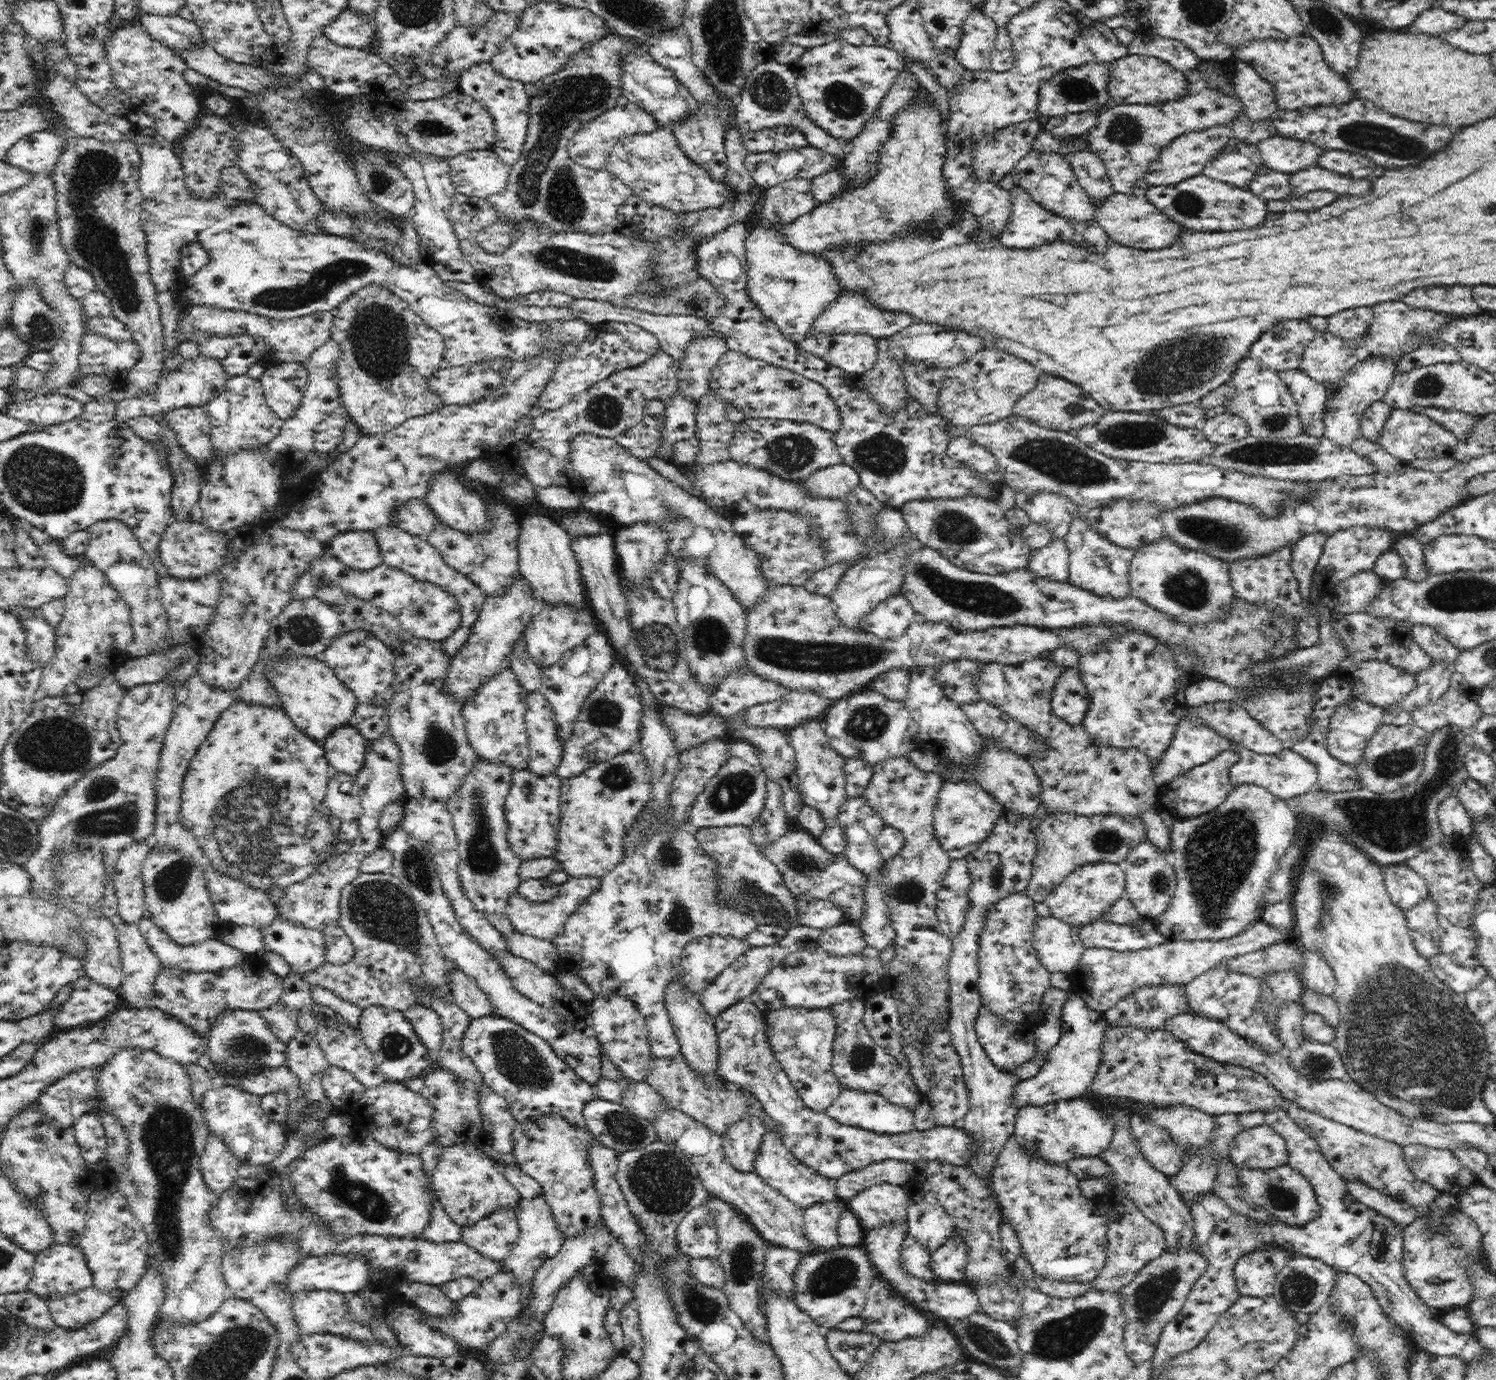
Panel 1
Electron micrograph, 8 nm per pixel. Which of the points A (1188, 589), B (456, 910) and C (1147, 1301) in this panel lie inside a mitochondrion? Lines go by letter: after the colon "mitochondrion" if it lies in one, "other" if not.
A: mitochondrion
B: other
C: mitochondrion

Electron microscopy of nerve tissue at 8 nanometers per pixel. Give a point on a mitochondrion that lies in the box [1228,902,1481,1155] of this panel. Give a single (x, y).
(1313, 1065)

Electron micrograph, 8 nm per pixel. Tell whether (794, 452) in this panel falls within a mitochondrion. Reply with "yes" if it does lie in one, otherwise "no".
yes

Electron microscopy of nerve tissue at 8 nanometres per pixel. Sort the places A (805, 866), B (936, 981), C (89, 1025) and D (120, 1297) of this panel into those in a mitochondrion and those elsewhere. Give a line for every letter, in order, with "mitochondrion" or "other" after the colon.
A: mitochondrion
B: other
C: other
D: other

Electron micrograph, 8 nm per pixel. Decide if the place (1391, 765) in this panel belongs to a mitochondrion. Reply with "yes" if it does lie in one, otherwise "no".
yes

